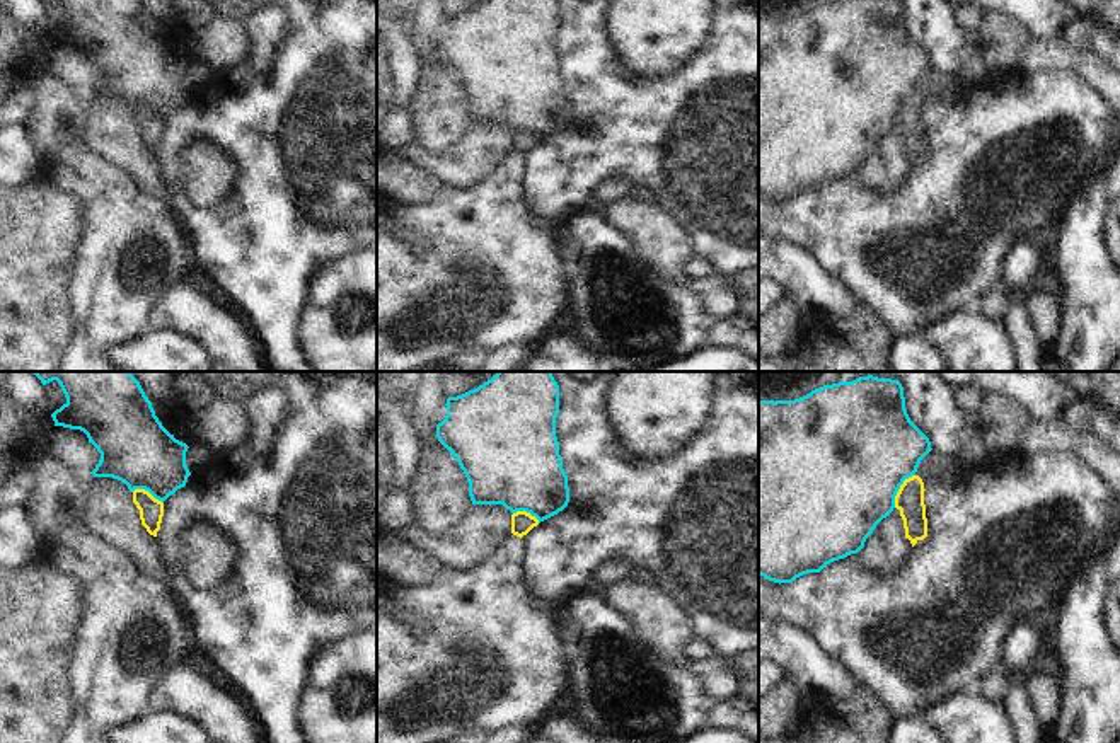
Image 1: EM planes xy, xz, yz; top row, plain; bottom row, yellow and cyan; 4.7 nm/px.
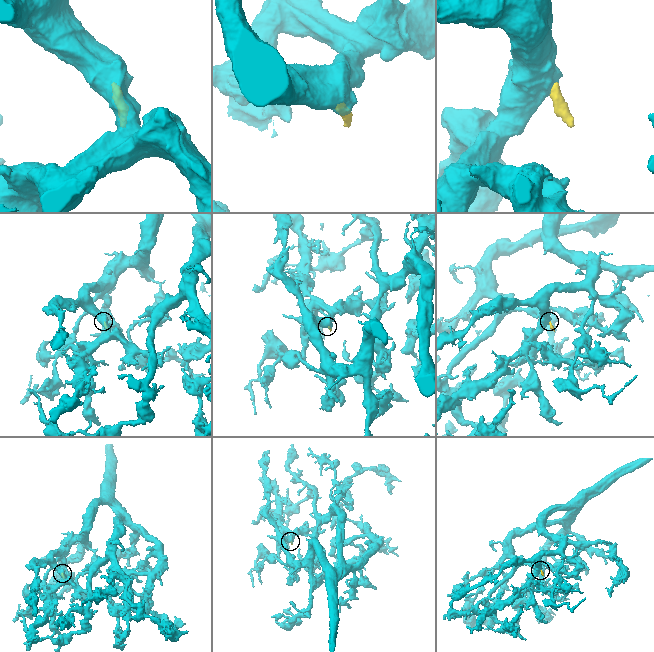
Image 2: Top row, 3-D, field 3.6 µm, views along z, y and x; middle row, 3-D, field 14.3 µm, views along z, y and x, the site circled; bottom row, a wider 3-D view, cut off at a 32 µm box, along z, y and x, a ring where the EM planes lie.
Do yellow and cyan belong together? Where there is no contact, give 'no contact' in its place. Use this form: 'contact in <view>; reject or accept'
contact in yz; reject

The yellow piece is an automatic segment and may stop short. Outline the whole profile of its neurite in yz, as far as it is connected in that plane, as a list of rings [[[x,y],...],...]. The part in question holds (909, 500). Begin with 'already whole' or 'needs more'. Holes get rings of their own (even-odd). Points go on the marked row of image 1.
needs more | [[[931,450],[919,464],[917,472],[905,479],[895,496],[895,508],[900,511],[905,539],[912,547],[927,537],[927,518],[924,504],[924,484],[934,475],[951,469],[958,458]]]

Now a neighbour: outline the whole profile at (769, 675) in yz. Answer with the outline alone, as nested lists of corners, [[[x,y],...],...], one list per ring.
[[[759,661],[759,699],[774,690],[786,673],[772,661]]]

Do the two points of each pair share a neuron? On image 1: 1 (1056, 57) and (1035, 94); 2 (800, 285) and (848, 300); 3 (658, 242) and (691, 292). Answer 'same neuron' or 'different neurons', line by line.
1: different neurons
2: same neuron
3: different neurons

